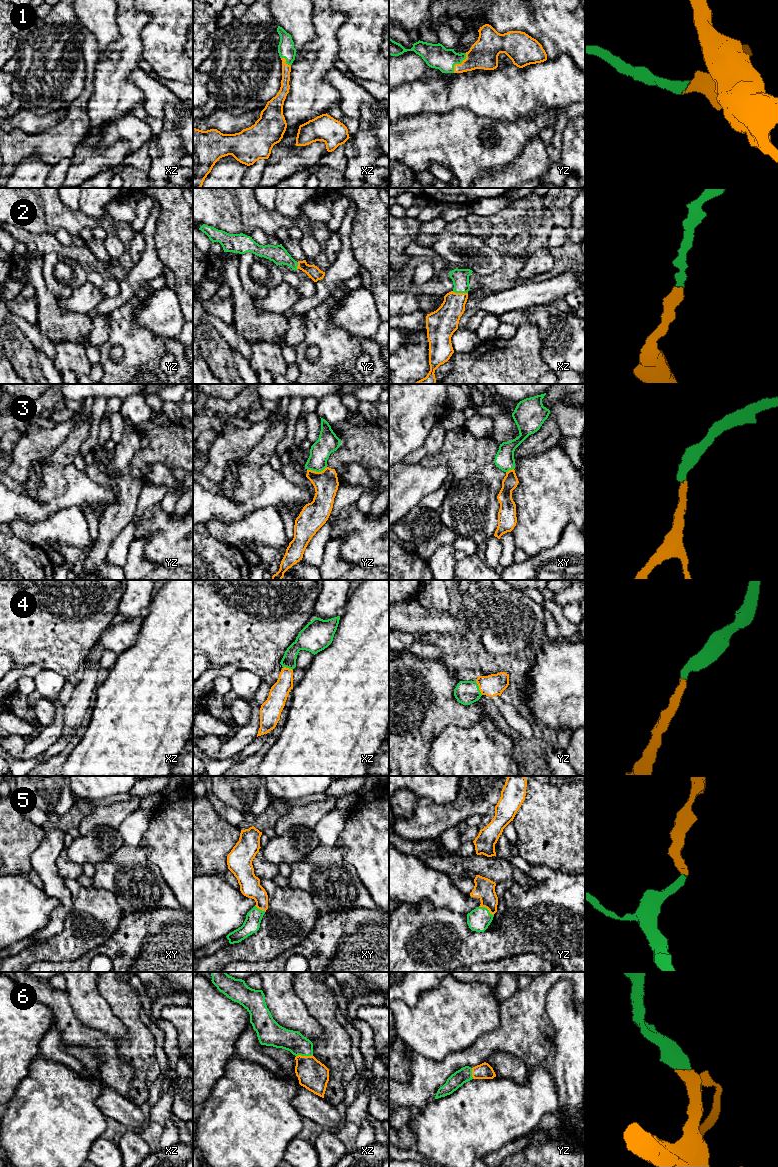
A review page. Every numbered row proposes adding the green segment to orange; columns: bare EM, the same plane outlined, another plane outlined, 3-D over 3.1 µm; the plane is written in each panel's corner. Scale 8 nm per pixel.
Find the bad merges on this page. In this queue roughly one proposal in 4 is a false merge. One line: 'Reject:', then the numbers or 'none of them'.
Reject: none of them

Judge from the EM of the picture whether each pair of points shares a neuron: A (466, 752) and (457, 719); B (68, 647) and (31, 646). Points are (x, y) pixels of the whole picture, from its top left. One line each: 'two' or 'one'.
A: two
B: one

